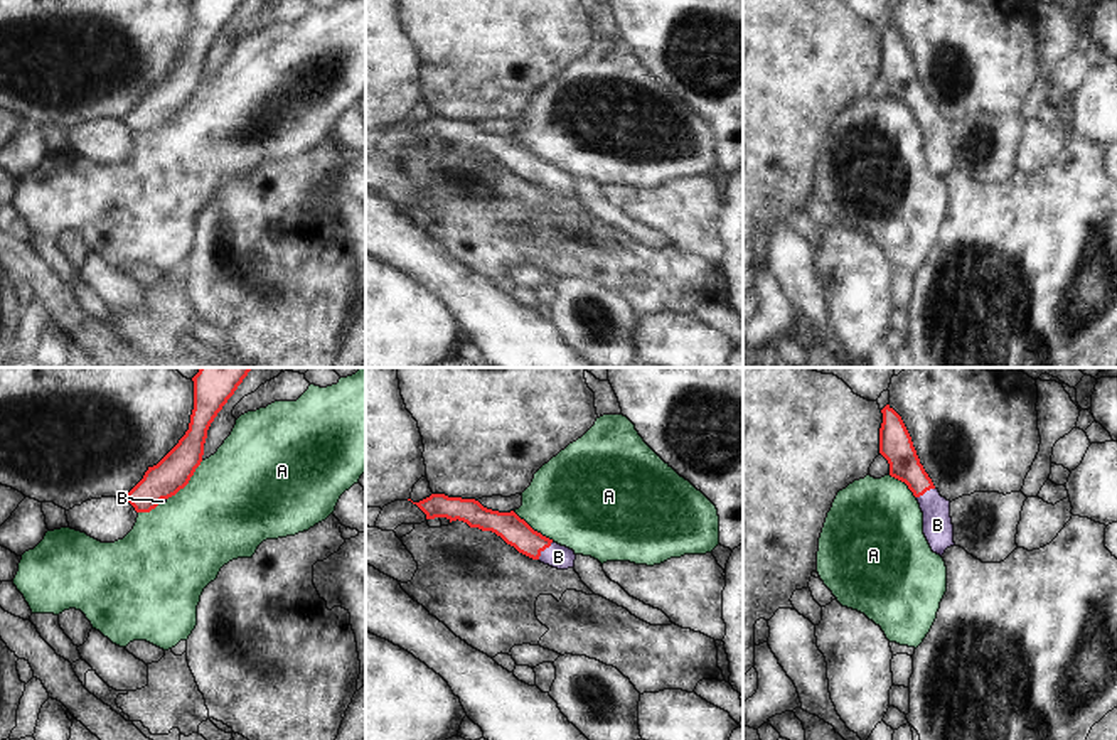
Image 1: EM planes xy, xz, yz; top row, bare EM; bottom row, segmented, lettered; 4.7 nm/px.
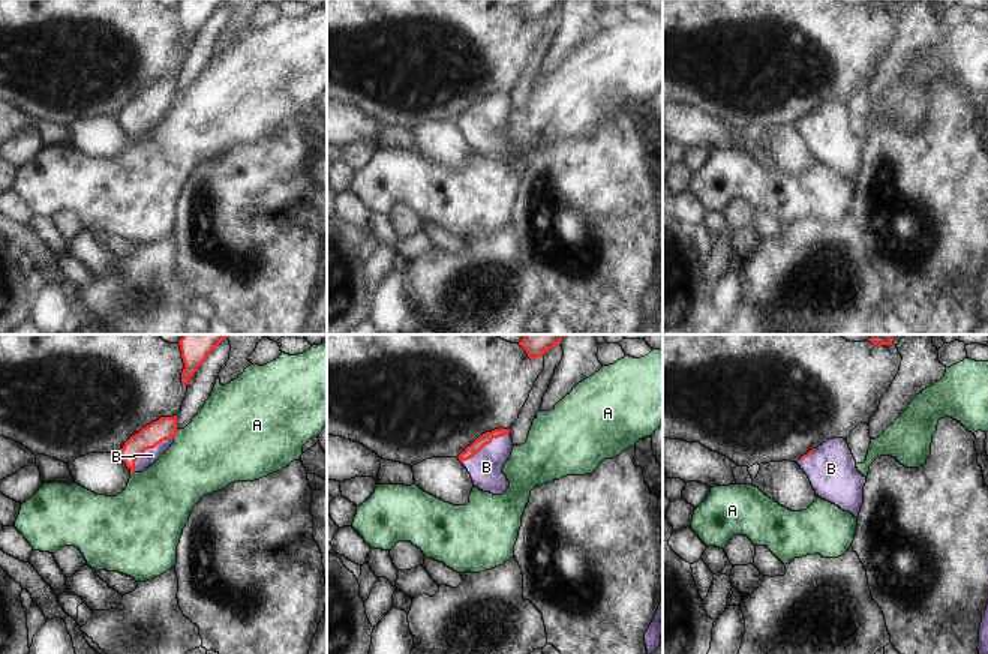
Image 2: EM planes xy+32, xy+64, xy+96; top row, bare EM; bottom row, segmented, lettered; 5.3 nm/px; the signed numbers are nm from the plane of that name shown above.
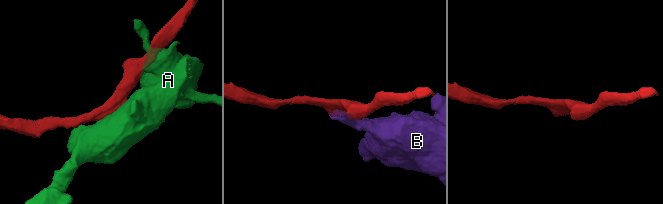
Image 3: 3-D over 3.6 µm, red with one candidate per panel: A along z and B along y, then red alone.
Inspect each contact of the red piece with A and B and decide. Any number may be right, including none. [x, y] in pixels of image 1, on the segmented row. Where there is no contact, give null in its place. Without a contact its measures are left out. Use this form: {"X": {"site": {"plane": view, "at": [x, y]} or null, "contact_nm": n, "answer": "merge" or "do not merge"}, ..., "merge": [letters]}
{"A": {"site": {"plane": "xy", "at": [187, 482]}, "contact_nm": 260, "answer": "do not merge"}, "B": {"site": {"plane": "xz", "at": [545, 548]}, "contact_nm": 120, "answer": "merge"}, "merge": ["B"]}

